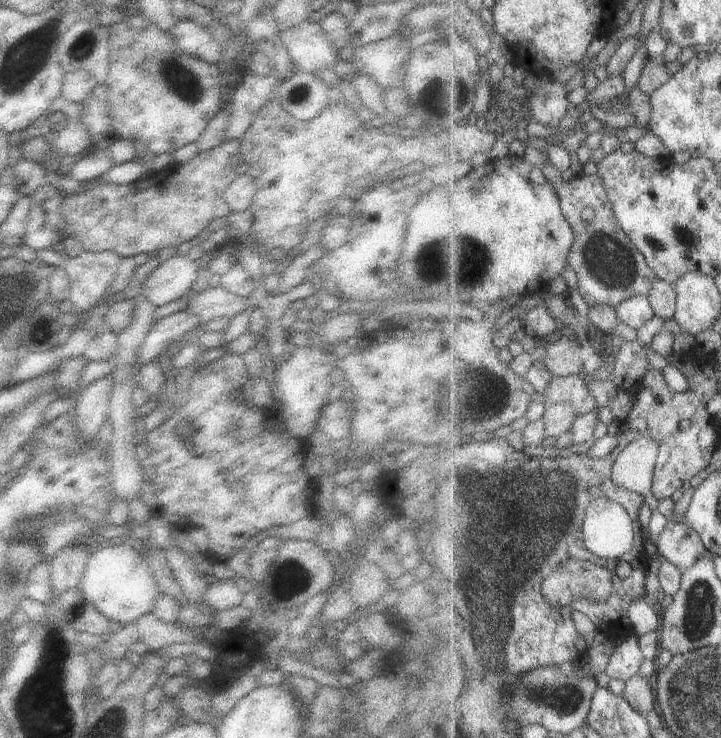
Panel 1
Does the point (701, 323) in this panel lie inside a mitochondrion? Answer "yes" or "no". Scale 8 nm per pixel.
no

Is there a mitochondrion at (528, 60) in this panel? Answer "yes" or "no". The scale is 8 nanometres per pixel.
no

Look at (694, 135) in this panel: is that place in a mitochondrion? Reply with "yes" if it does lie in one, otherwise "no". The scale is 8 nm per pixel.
no

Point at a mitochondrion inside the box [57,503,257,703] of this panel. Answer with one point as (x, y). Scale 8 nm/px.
(75, 608)

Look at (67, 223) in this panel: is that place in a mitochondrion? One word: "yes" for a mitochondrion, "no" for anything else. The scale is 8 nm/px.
no

